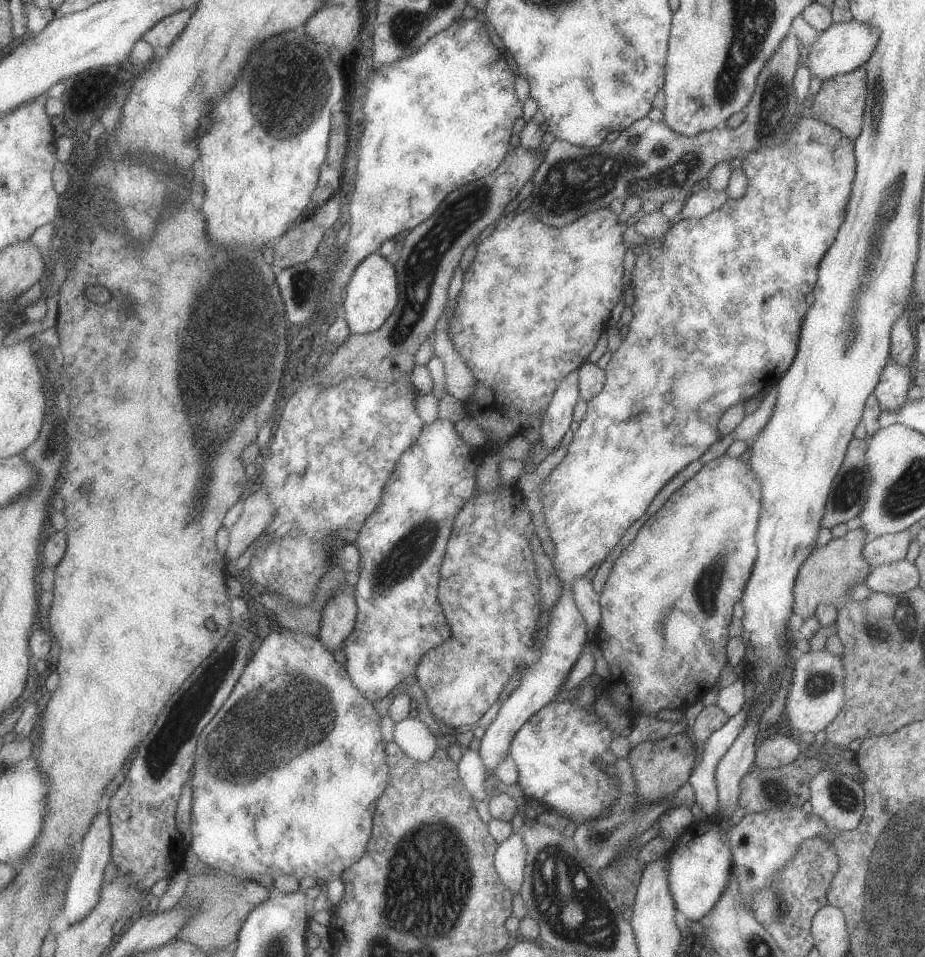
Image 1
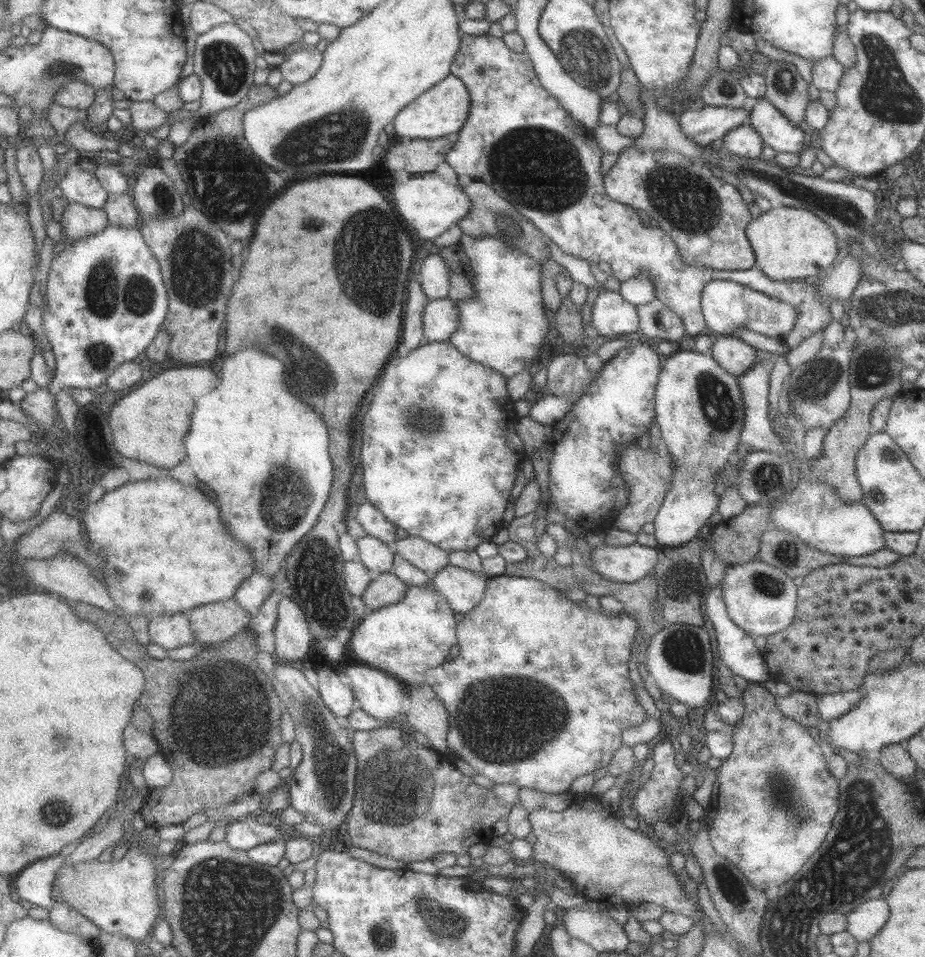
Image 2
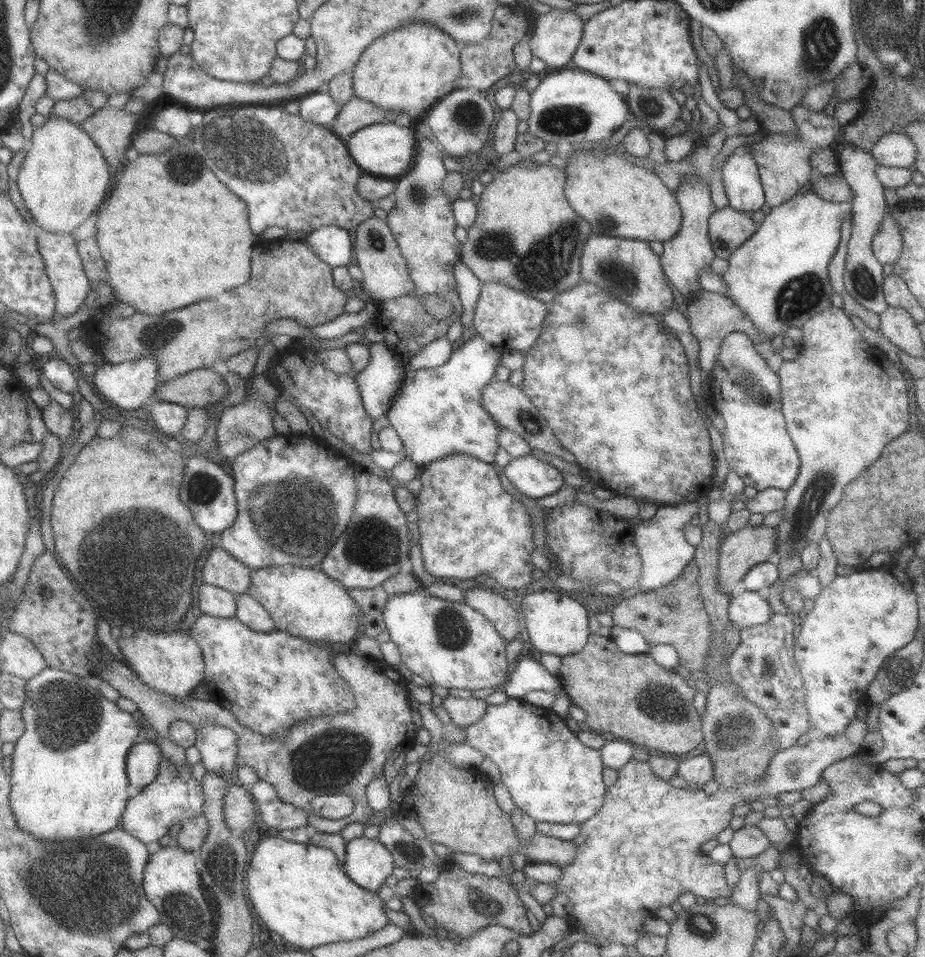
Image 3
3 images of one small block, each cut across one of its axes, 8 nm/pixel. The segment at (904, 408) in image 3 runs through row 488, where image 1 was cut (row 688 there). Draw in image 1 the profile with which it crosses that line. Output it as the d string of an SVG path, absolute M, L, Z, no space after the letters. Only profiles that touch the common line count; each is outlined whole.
M825 648L821 651L810 650L807 653L798 653L793 664L790 688L783 712L795 736L803 732L816 734L820 730L825 730L826 726L838 716L846 702L846 674L841 657L828 652Z

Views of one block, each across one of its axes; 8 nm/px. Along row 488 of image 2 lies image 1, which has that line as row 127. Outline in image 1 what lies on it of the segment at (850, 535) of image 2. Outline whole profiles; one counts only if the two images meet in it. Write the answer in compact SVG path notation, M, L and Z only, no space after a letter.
M816 115L797 118L794 126L792 132L788 133L787 139L783 143L773 147L760 147L747 152L747 155L741 158L741 168L748 177L748 188L744 196L737 199L729 198L718 210L713 210L705 217L678 218L678 222L674 222L664 236L646 239L640 246L642 253L635 259L631 280L634 298L638 294L638 306L636 306L636 300L634 300L634 304L632 304L634 318L628 324L628 334L626 334L626 338L622 342L622 348L618 348L611 358L608 359L609 363L604 370L607 376L607 384L598 396L587 401L587 414L580 422L580 428L574 433L574 439L569 446L568 454L545 481L544 486L541 486L542 491L539 496L542 504L545 506L547 521L553 532L554 540L558 545L558 554L554 557L554 573L561 578L561 600L550 613L551 623L548 626L547 637L543 640L544 644L542 650L540 650L538 662L536 664L529 664L526 667L520 686L502 704L500 713L486 729L486 733L482 738L480 751L489 770L487 789L491 797L500 794L496 786L502 780L498 776L497 770L511 754L516 735L519 734L535 714L538 714L542 708L558 698L559 692L562 690L562 686L566 684L570 672L574 670L576 662L588 650L588 621L578 606L573 590L574 581L584 575L591 576L588 570L594 564L598 565L598 562L606 560L606 556L622 540L626 530L648 510L652 500L662 490L662 487L691 462L698 460L714 442L722 438L718 424L723 412L726 412L732 405L746 403L761 390L768 389L773 384L778 384L781 376L784 376L784 373L792 366L794 358L796 358L802 323L810 308L805 295L807 290L816 286L820 261L826 256L832 244L834 244L837 232L845 221L857 164L853 140L847 139L837 128L826 124Z

